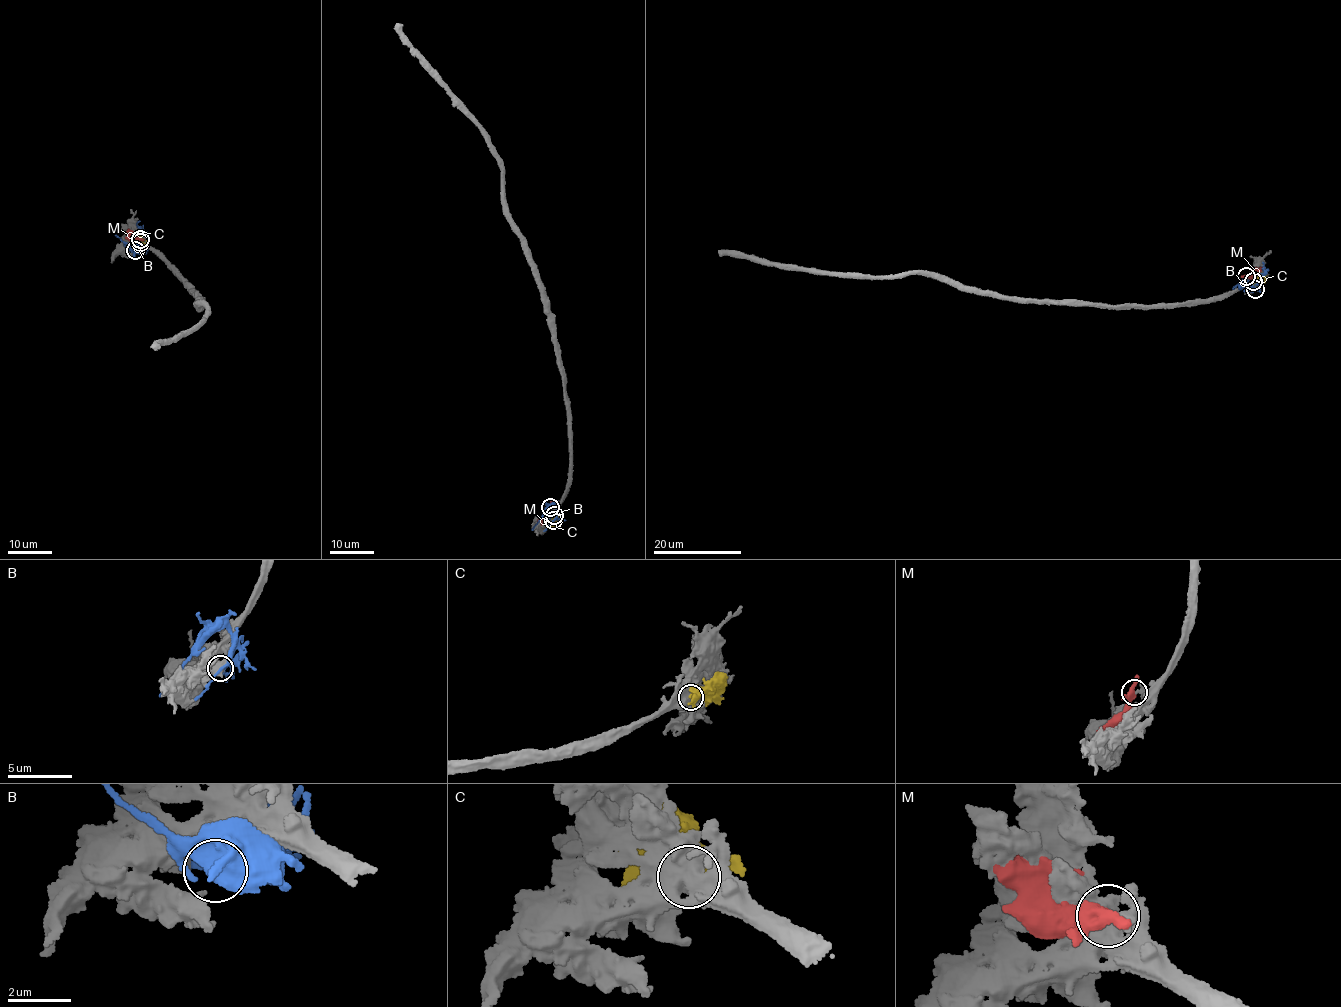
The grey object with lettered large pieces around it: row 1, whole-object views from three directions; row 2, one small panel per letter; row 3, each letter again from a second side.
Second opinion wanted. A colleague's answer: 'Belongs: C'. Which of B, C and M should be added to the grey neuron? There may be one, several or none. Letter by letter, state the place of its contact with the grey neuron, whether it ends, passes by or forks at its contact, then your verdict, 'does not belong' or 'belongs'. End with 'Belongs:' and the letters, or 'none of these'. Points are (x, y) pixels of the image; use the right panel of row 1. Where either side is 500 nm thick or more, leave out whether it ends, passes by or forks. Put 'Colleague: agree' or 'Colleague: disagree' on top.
Colleague: agree
B: contact (1255, 289); it passes by; does not belong
C: contact (1253, 281); belongs
M: contact (1246, 276); it forks; does not belong
Belongs: C

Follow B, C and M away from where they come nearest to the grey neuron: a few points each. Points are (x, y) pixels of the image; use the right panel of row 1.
B: (1255, 289), (1249, 290), (1243, 285), (1261, 269)
C: (1253, 282), (1262, 280), (1266, 274)
M: (1246, 276), (1262, 267)

